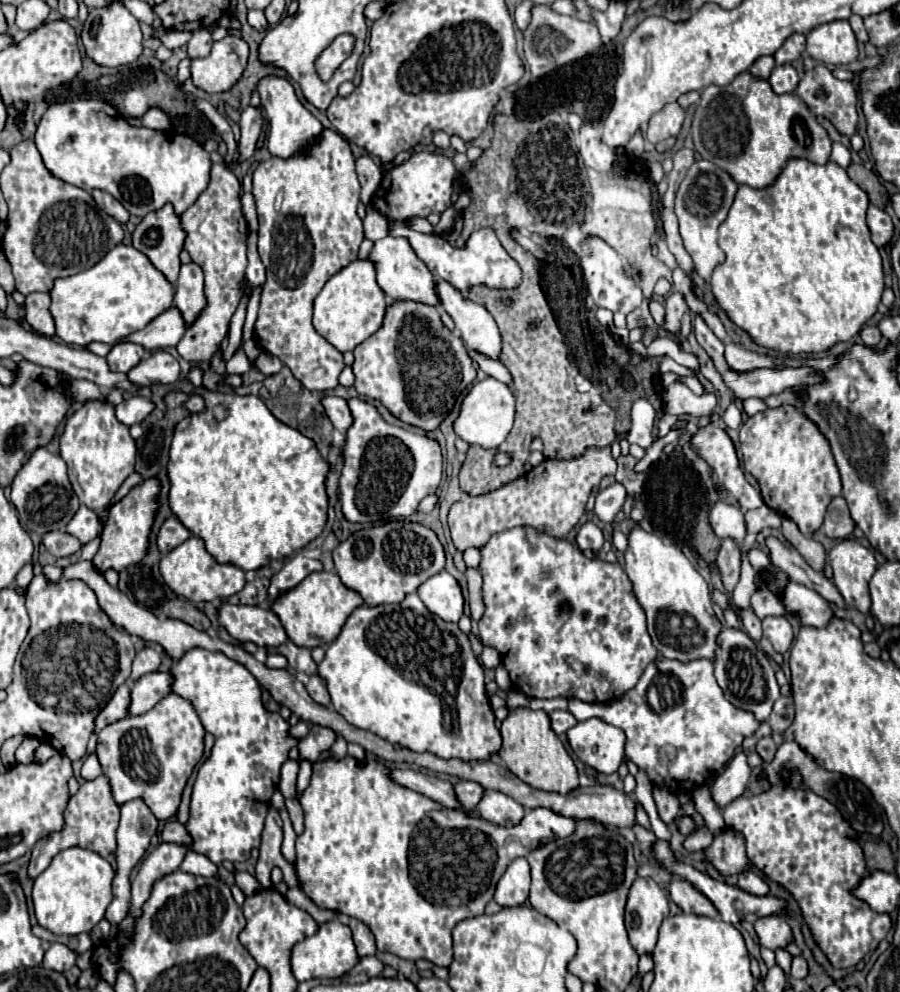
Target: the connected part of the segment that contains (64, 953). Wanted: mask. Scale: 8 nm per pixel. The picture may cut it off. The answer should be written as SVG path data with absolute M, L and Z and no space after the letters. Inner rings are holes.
M51 944L51 948L45 952L43 966L49 970L67 972L71 966L75 966L75 958L77 954L69 950L65 944Z

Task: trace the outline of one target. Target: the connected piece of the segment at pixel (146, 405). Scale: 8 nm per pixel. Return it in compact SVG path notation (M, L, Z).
M139 394L131 396L131 398L123 400L119 406L115 406L117 420L121 420L125 426L133 426L133 424L141 422L153 410L155 410L155 404L151 400L147 400L145 396L139 396Z

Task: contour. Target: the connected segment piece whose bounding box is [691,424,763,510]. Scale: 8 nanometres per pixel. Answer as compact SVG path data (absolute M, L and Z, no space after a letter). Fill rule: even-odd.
M709 424L693 436L691 444L705 458L709 468L715 470L717 480L721 480L721 486L739 502L741 510L763 506L761 494L745 480L735 446L723 428Z

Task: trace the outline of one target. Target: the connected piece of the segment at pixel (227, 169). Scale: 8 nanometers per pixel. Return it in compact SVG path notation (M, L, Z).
M227 156L227 162L215 164L211 170L211 182L207 190L197 198L197 202L181 214L183 228L187 232L185 250L191 254L193 262L201 266L205 274L205 296L207 308L187 330L183 340L177 344L177 352L187 362L209 362L211 356L219 350L219 344L229 332L229 320L243 296L243 276L247 266L247 236L249 226L241 212L241 182L231 170L233 158Z

